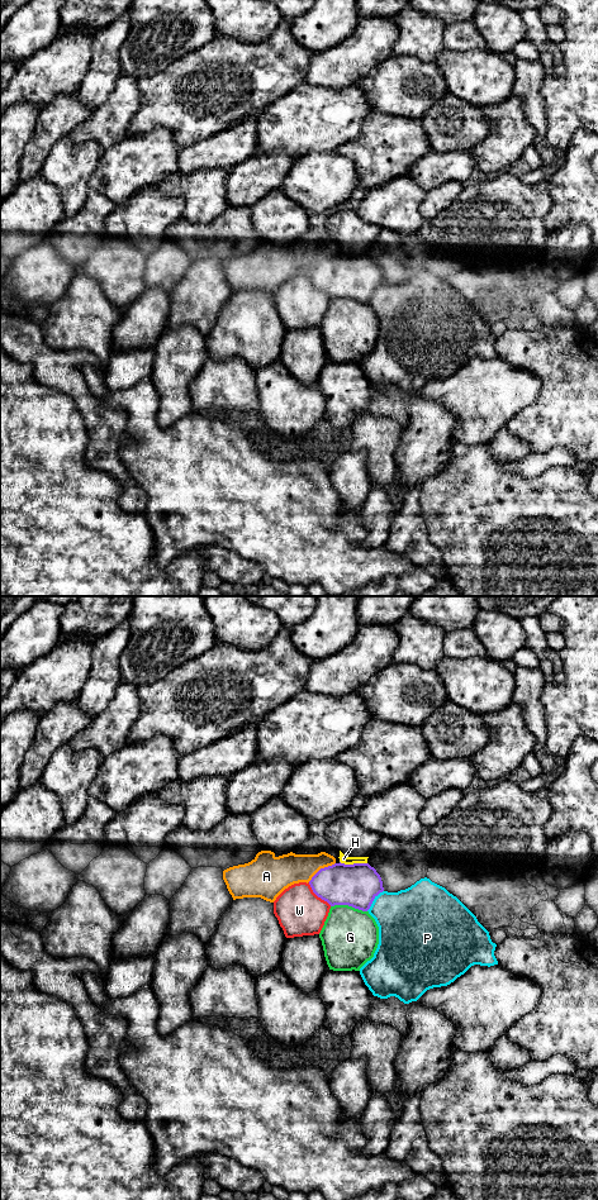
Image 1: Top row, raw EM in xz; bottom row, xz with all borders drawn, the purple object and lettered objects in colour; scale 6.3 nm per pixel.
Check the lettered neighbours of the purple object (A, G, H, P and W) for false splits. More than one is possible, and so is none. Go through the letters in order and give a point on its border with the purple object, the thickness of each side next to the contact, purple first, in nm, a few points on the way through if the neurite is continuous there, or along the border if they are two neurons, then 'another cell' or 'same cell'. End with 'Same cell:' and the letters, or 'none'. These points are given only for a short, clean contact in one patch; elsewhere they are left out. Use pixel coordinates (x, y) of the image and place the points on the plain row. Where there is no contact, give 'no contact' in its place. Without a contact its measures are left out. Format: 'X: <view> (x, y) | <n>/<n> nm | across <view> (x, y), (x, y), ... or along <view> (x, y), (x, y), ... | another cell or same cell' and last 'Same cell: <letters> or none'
A: xz (321, 261) | 280/200 nm | another cell
G: xz (349, 298) | 280/360 nm | another cell
H: xz (354, 256) | 280/50 nm | another cell
P: xz (373, 293) | 280/380 nm | along xz (383, 282), (366, 303) | another cell
W: xz (318, 289) | 280/300 nm | another cell
Same cell: none

